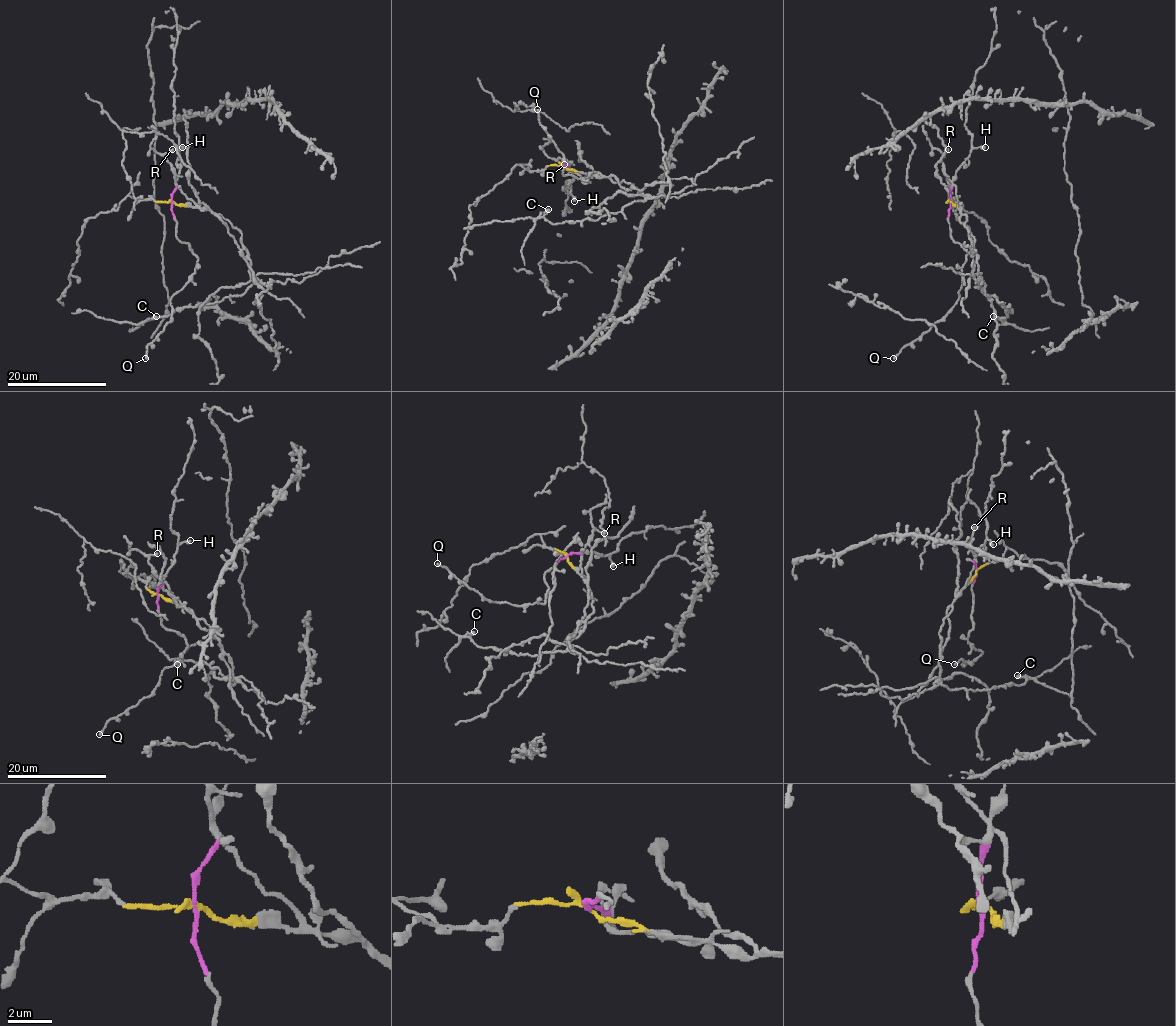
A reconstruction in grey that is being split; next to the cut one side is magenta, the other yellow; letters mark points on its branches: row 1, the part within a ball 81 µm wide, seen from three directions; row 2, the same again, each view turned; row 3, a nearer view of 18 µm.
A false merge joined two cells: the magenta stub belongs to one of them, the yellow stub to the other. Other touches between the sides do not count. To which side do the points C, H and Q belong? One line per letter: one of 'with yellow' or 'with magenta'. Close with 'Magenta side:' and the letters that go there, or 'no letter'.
C: with yellow
H: with magenta
Q: with magenta
Magenta side: H, Q

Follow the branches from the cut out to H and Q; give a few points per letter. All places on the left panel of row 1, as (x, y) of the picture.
H: (171, 202), (181, 162), (179, 148), (182, 147)
Q: (171, 202), (176, 237), (187, 243), (197, 263), (191, 279), (170, 301), (171, 320), (148, 345), (145, 358)

